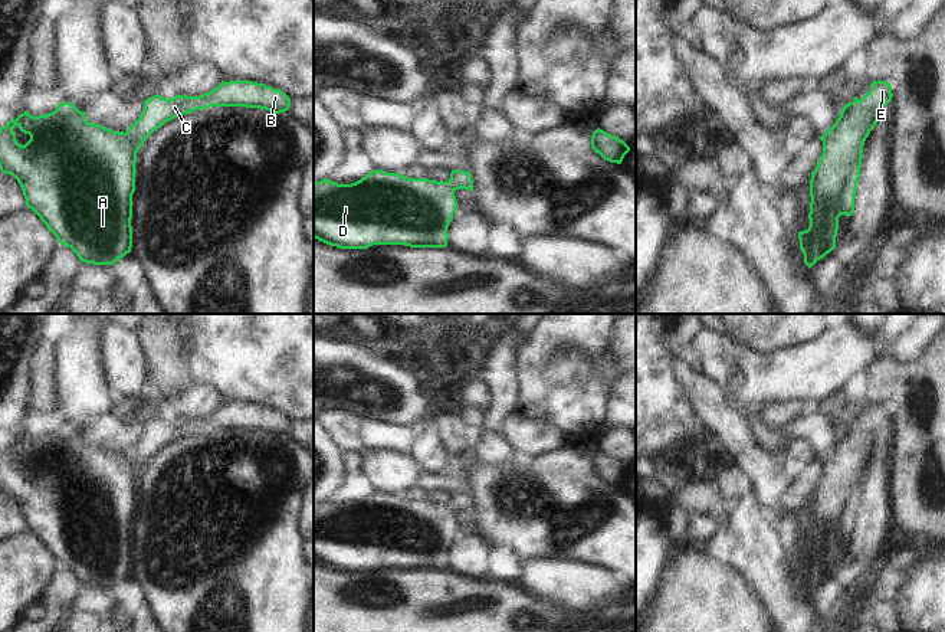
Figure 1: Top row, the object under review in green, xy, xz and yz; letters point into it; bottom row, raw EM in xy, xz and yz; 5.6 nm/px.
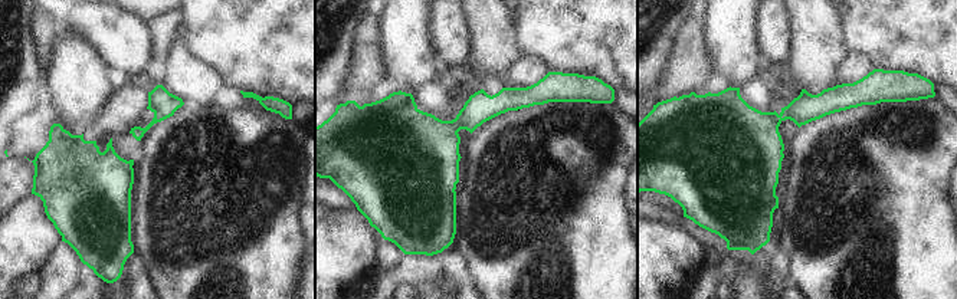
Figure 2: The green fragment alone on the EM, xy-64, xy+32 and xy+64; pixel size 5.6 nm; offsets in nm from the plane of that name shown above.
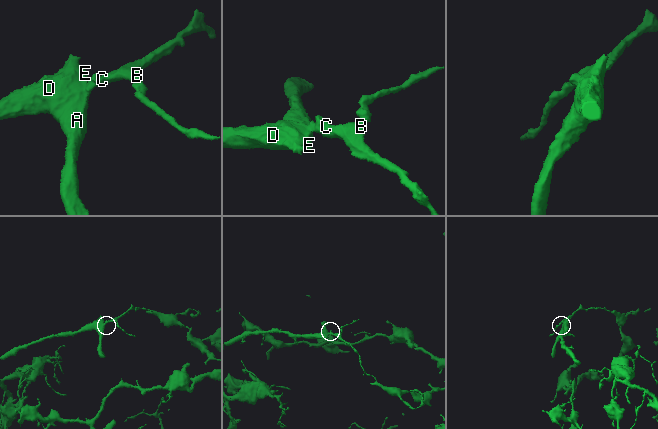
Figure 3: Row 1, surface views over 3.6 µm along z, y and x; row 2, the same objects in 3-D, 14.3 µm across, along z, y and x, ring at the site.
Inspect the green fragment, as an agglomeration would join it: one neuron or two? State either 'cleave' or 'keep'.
cleave

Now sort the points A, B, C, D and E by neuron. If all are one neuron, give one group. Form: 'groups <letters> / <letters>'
groups A D E / B C

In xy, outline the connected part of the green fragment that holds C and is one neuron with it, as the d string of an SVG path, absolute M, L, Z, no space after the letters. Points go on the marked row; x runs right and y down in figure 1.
M222 81L219 86L200 96L175 95L167 99L157 94L145 99L140 118L127 134L138 153L144 141L165 122L210 107L260 108L280 114L289 109L291 98L280 89L252 81Z

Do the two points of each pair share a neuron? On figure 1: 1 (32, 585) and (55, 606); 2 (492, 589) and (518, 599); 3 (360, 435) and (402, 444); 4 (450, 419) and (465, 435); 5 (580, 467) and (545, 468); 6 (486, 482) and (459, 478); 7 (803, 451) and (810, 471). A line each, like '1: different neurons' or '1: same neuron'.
1: different neurons
2: same neuron
3: same neuron
4: same neuron
5: same neuron
6: different neurons
7: different neurons

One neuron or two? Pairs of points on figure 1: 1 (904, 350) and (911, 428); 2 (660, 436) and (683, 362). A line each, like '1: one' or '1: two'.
1: two
2: two

